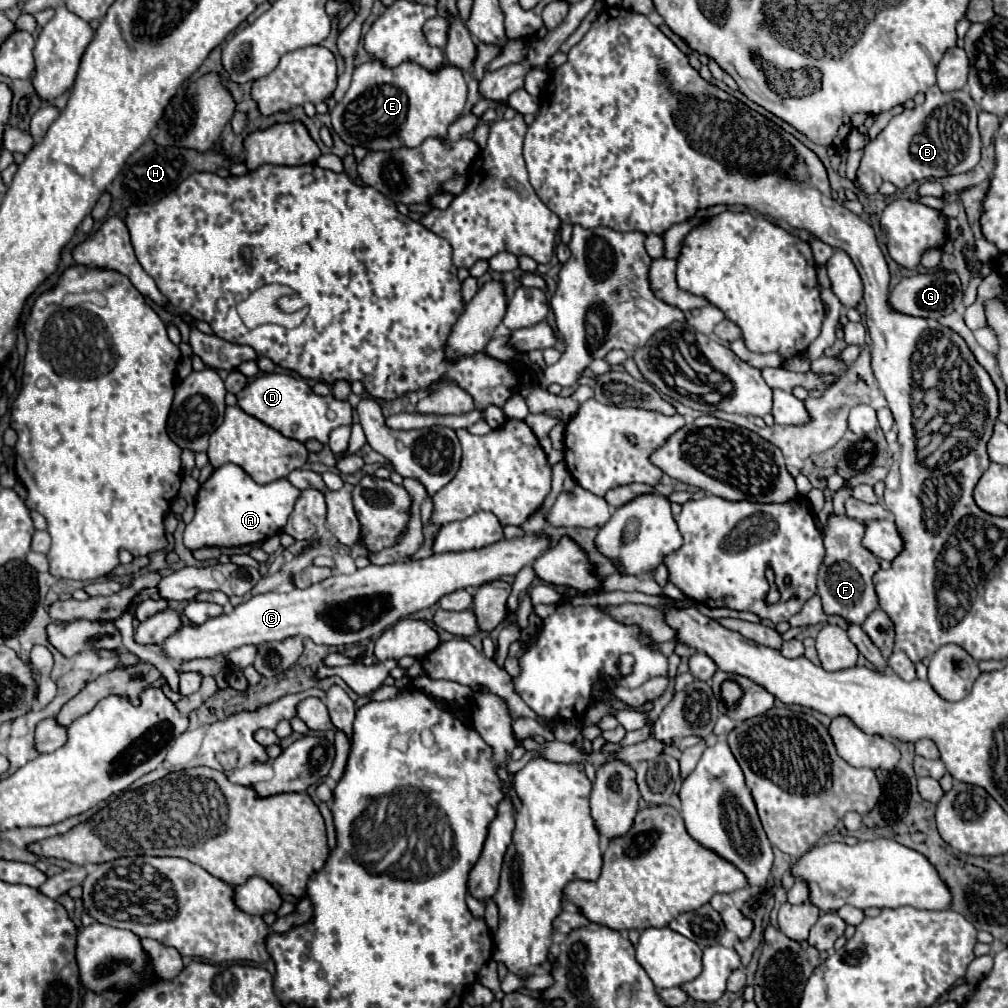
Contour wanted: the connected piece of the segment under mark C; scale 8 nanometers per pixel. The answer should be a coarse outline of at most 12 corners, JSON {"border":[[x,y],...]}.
{"border":[[537,534],[369,564],[187,626],[171,660],[309,636],[377,638],[459,588],[517,574]]}

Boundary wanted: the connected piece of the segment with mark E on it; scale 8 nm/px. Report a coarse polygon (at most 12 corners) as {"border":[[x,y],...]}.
{"border":[[355,68],[331,110],[351,146],[445,136],[467,102],[461,68]]}

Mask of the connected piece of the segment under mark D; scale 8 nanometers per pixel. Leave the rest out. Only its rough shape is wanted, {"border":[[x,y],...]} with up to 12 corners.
{"border":[[273,372],[239,392],[247,414],[285,438],[329,440],[351,404]]}

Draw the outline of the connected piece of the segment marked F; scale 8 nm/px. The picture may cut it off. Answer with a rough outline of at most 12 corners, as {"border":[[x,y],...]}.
{"border":[[827,516],[817,592],[827,616],[863,624],[879,608],[865,524]]}

